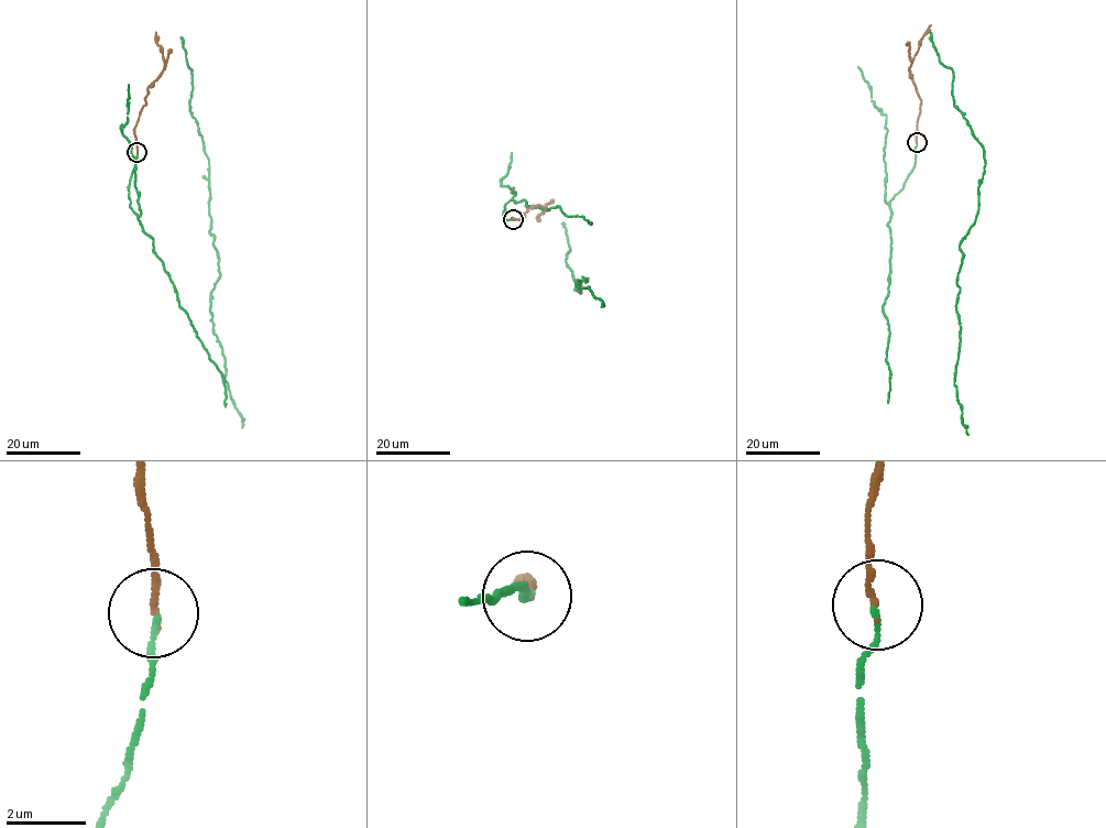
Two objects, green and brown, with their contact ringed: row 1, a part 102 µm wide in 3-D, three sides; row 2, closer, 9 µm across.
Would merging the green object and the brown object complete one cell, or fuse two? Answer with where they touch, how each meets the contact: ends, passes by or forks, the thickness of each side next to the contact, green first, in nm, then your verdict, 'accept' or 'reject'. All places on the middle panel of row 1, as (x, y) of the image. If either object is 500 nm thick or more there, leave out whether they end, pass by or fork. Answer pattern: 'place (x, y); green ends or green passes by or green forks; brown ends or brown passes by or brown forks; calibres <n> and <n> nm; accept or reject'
place (513, 219); green ends; brown ends; calibres 150 and 150 nm; accept

